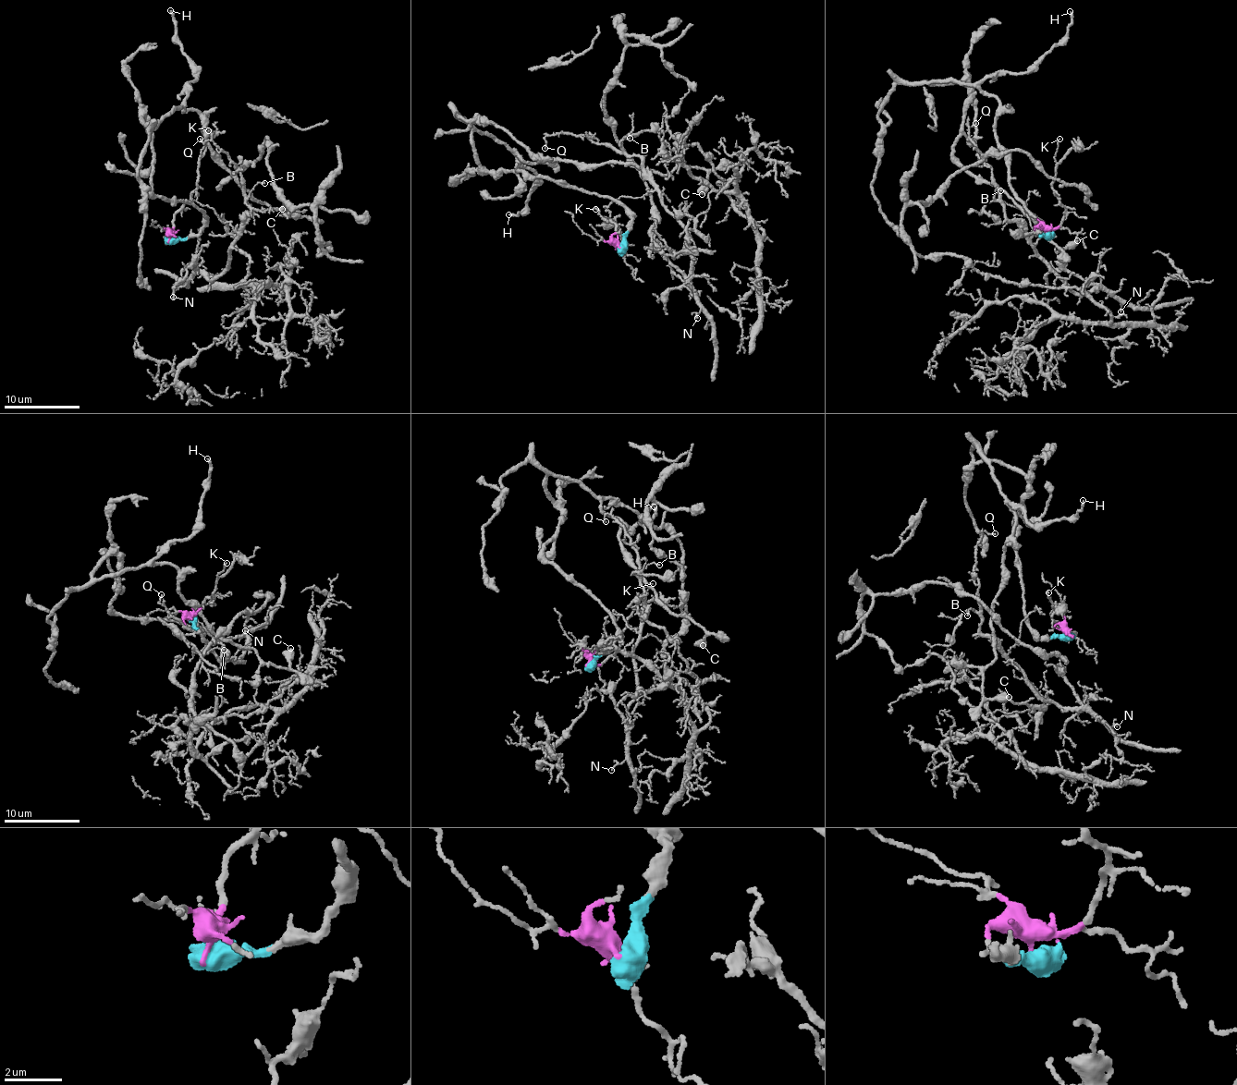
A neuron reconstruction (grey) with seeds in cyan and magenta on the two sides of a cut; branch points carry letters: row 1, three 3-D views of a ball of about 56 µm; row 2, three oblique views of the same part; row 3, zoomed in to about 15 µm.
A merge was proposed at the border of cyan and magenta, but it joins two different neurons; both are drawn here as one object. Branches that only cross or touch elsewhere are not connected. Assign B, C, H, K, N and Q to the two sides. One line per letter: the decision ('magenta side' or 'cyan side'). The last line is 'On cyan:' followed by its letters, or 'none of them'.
B: cyan side
C: cyan side
H: cyan side
K: magenta side
N: cyan side
Q: cyan side
On cyan: B, C, H, N, Q

